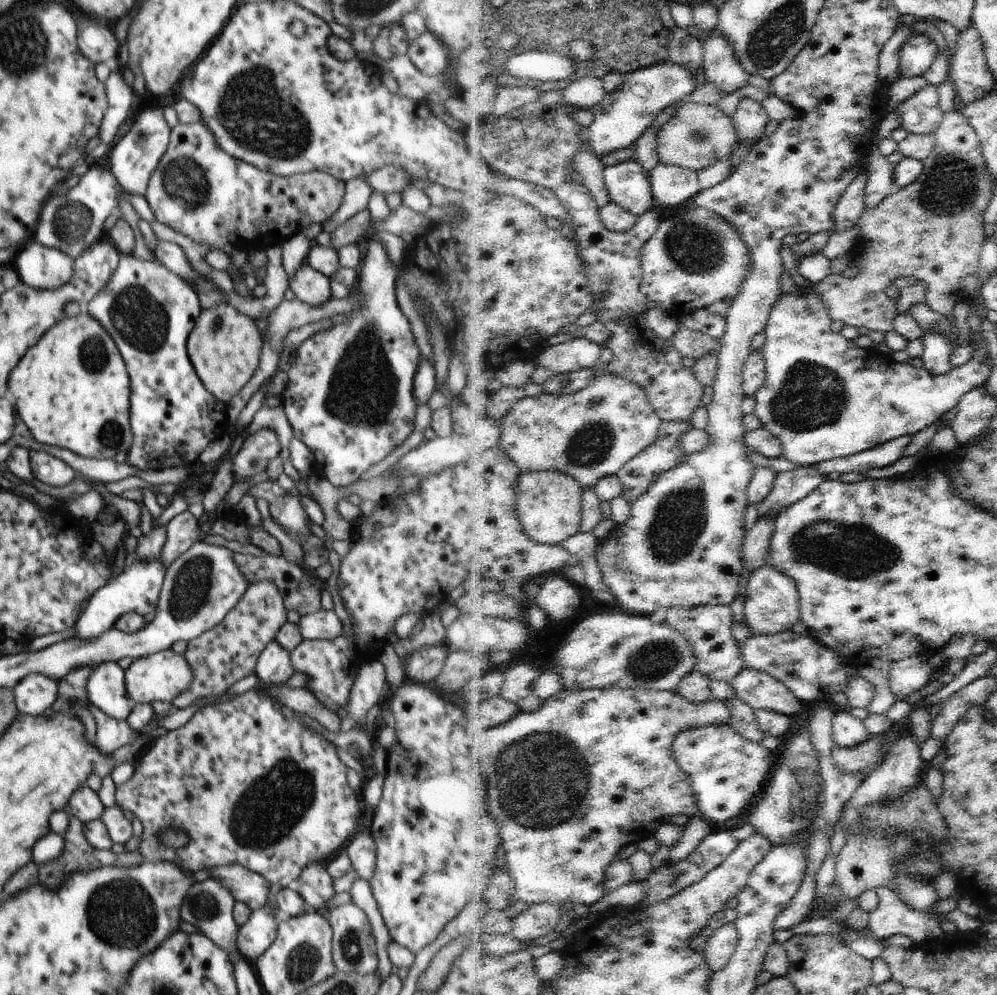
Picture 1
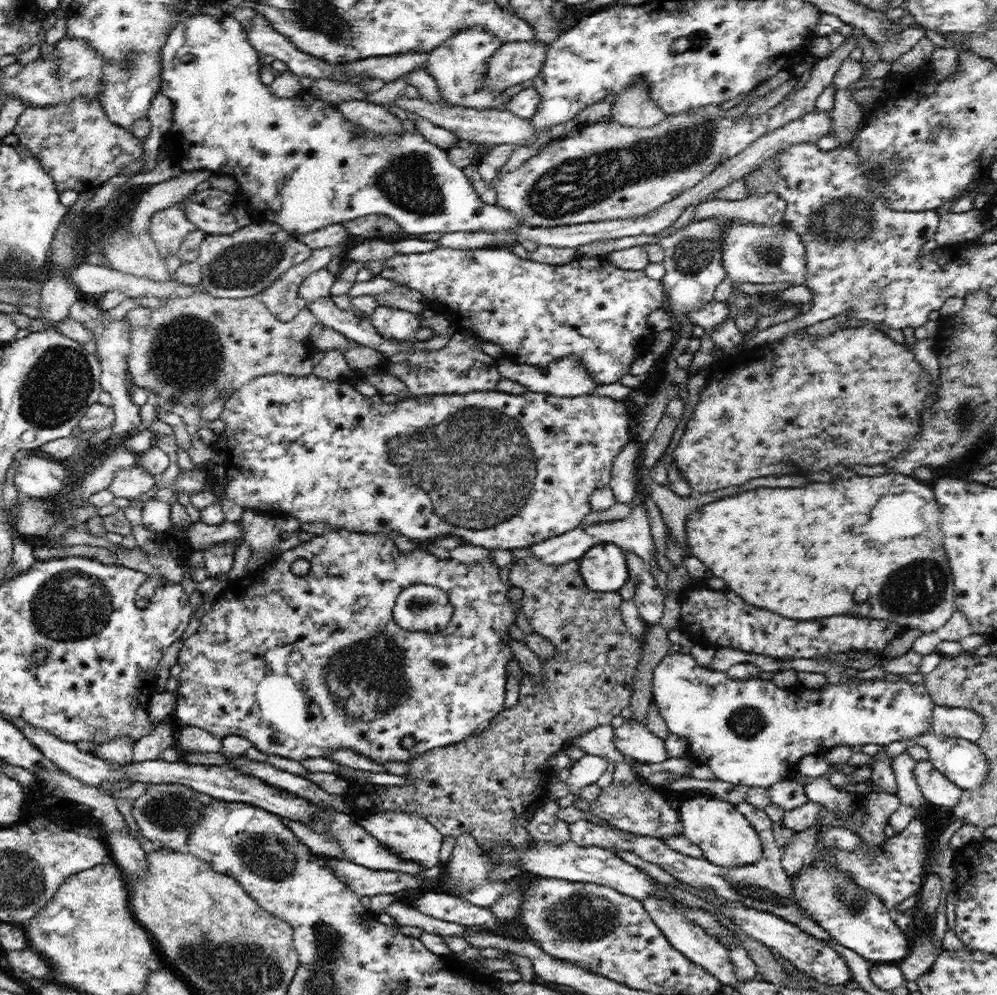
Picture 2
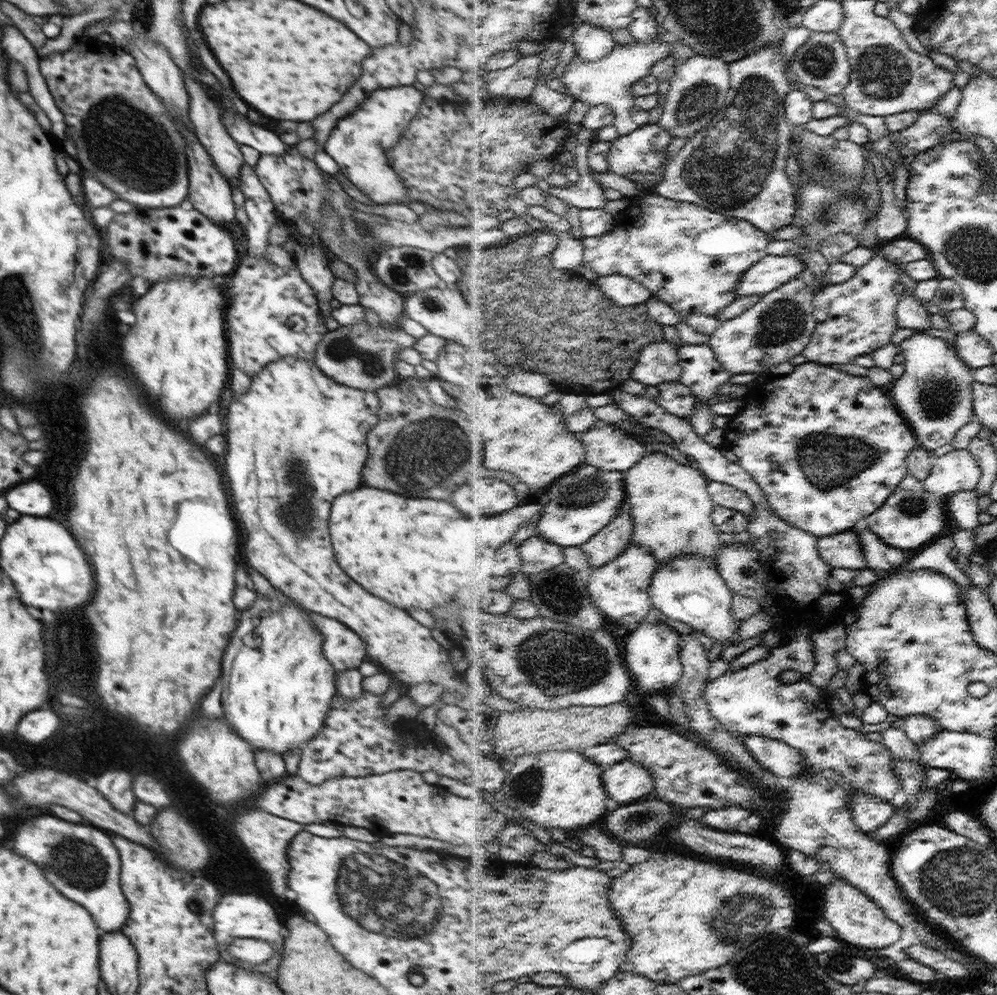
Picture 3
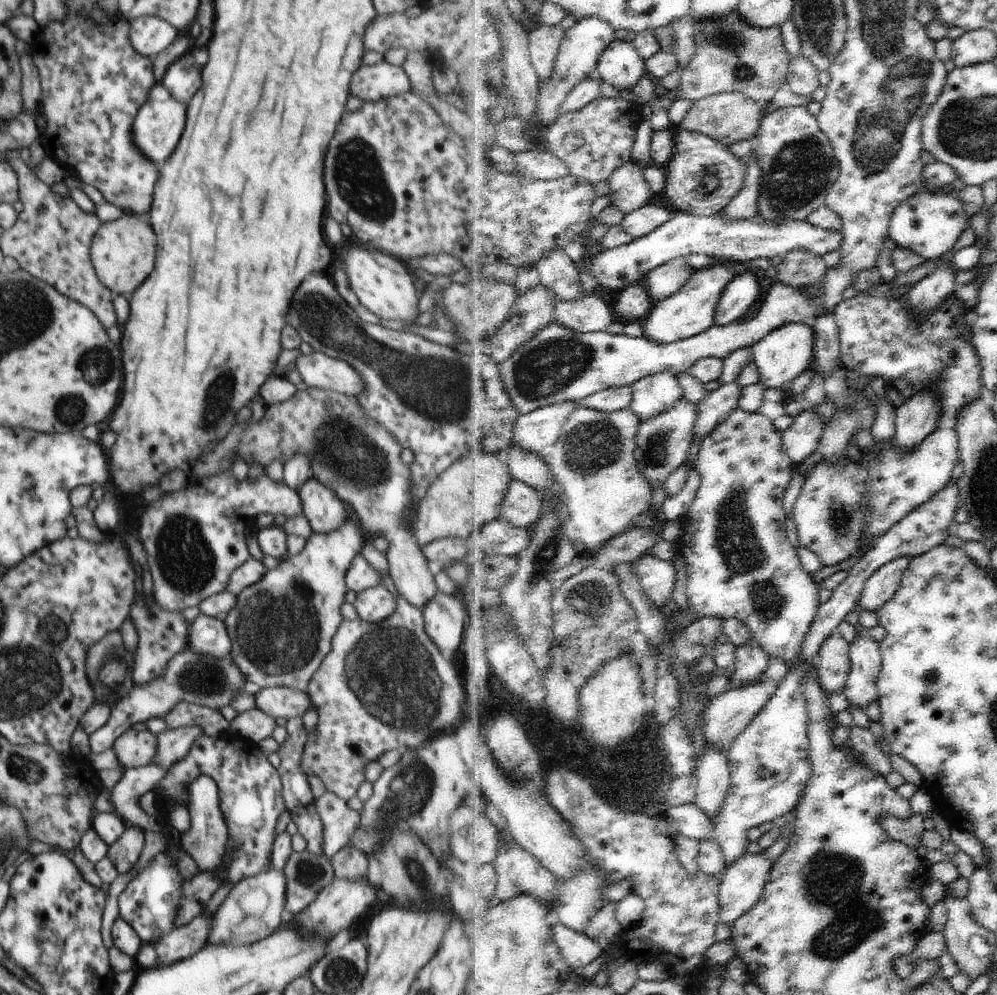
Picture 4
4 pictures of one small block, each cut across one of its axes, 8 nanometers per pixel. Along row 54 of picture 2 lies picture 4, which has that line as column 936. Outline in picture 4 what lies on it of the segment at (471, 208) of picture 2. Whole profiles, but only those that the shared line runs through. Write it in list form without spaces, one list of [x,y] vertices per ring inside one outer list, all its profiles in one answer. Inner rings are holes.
[[[940,161],[926,167],[923,177],[927,180],[925,191],[908,198],[894,212],[890,238],[897,246],[913,250],[926,260],[936,260],[954,248],[966,228],[972,228],[972,217],[968,216],[962,203],[962,190],[967,184],[955,168]]]

